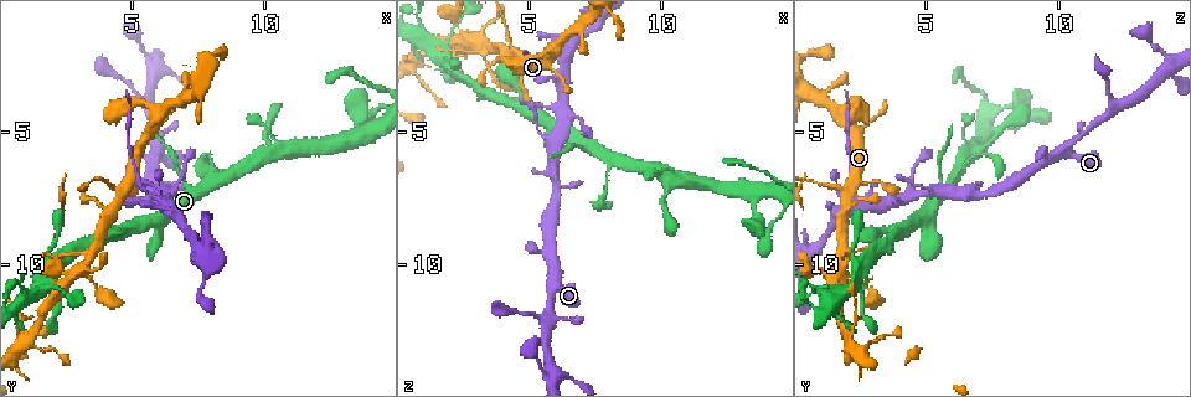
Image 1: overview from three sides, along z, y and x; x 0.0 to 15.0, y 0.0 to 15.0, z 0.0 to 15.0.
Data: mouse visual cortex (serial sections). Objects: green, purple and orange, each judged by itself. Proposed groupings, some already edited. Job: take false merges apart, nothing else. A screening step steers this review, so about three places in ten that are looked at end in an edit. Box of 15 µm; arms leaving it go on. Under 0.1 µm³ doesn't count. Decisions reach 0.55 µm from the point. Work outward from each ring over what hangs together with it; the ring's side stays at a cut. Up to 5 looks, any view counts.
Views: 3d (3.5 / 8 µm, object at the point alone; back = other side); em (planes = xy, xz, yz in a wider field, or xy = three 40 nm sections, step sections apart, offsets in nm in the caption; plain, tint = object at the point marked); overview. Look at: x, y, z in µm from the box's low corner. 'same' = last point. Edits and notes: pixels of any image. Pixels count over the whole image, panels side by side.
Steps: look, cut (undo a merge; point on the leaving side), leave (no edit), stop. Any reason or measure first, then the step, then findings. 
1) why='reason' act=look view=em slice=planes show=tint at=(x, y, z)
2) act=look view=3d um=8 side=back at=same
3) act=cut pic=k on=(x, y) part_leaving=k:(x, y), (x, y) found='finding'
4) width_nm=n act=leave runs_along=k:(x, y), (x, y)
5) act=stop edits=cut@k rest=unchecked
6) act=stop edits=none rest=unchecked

why='three-way junction' act=look view=3d um=3.5 side=back at=(4.7, 7.2, 2.1)

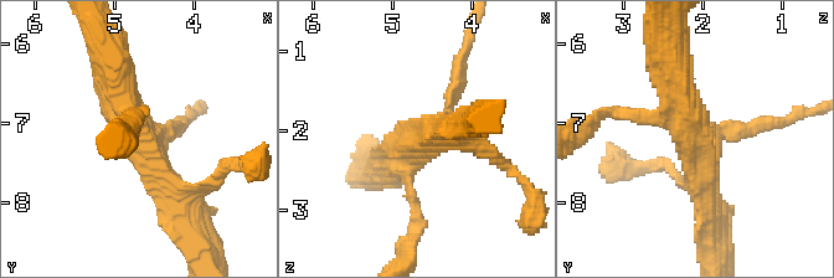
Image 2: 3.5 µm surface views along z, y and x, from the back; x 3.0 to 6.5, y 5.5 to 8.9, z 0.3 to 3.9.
act=cut pic=2 on=(461, 63) part_leaving=2:(448, 109), (468, 34) found='a second cell is stuck on'

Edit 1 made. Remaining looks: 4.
why='redraw' act=look view=overview

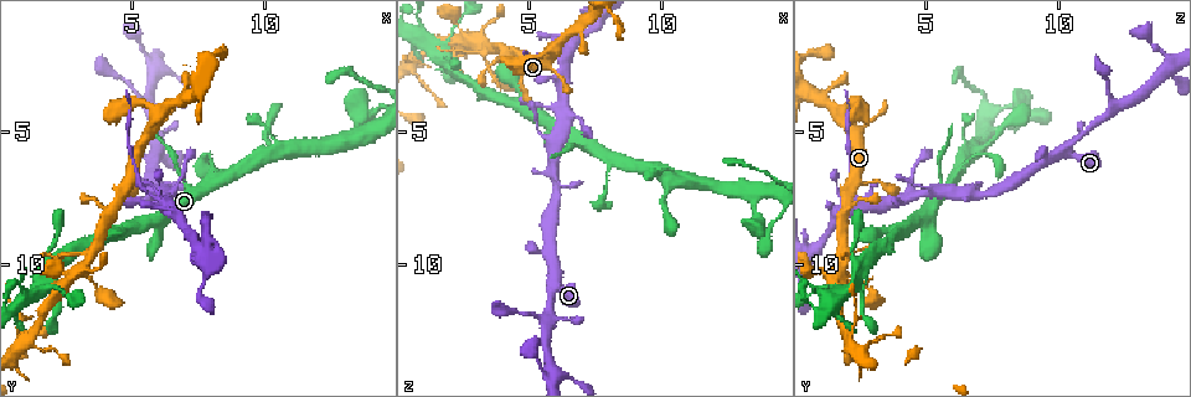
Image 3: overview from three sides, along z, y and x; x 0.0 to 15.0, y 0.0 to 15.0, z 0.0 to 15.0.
why='three arms meet' act=look view=3d um=8 side=back at=(2.0, 10.3, 2.7)

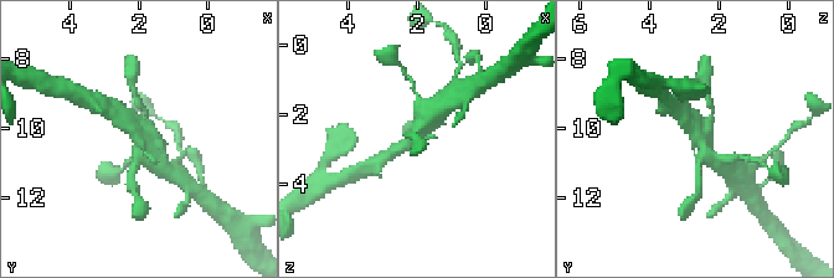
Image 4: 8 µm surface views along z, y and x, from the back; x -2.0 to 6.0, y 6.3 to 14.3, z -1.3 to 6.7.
act=look view=em slice=xy step=2 show=tint at=(2.1, 10.2, 2.6)

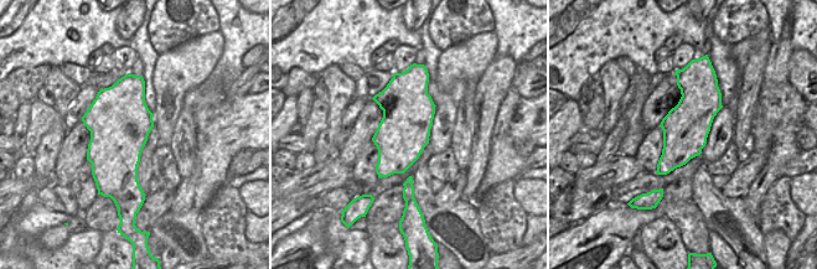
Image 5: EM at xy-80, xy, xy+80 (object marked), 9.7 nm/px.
act=leave runs_along=4:(112, 112), (132, 128), (150, 161) found='one cell here'

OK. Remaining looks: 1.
act=stop edits=cut@2 rest=unchecked

